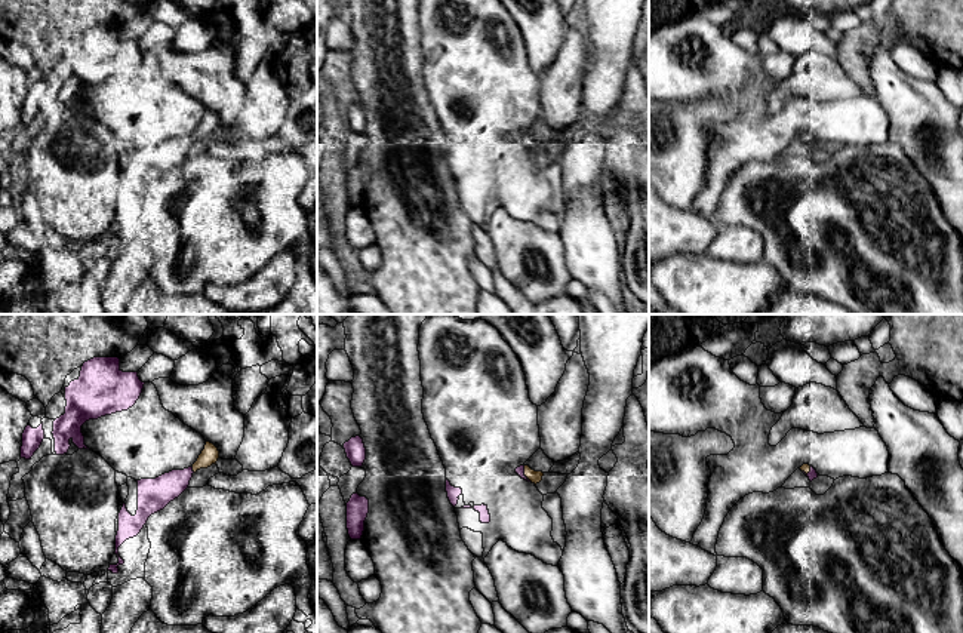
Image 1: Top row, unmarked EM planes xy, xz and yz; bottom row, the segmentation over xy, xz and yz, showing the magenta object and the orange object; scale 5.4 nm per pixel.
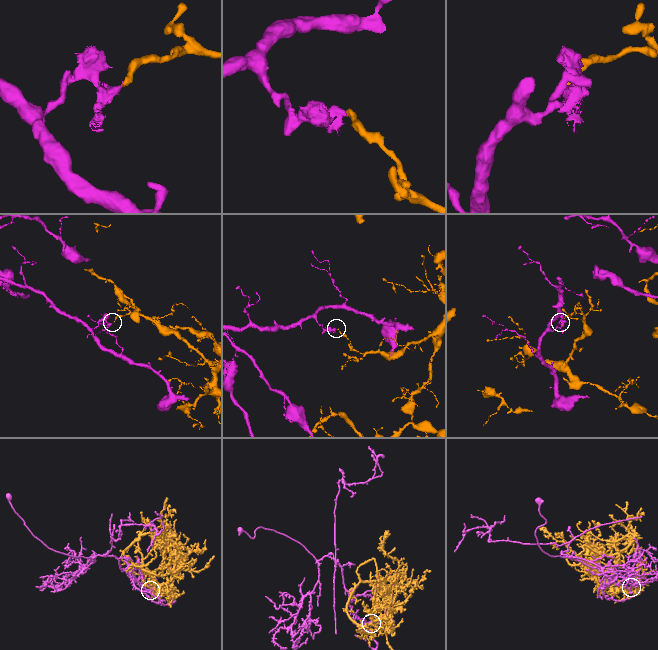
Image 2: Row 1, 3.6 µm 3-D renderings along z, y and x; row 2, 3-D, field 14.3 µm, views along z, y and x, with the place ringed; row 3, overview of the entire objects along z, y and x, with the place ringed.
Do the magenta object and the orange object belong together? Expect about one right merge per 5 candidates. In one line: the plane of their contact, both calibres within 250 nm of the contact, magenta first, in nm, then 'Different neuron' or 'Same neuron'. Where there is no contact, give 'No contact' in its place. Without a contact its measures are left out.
Touches magenta in xy. Thickness 180 nm (magenta) against 100 nm. Different neuron

